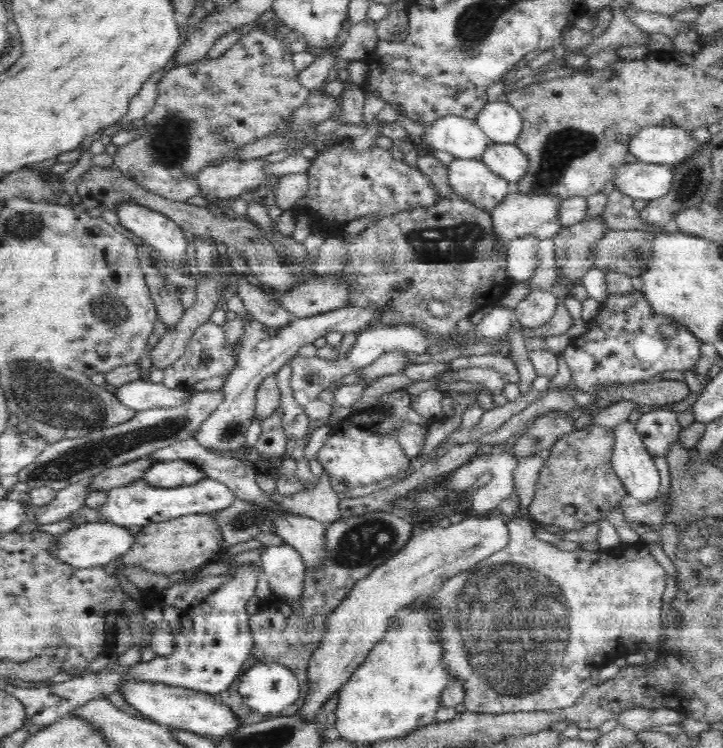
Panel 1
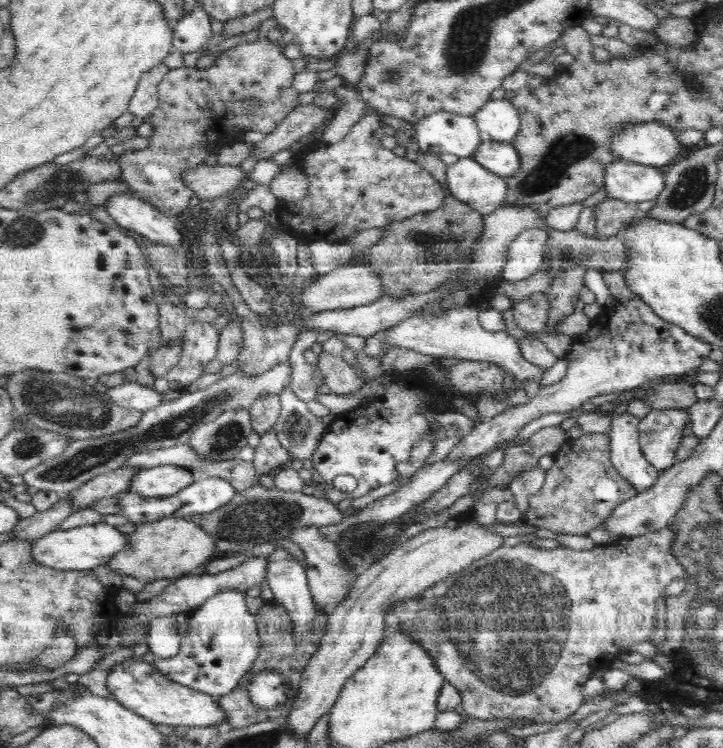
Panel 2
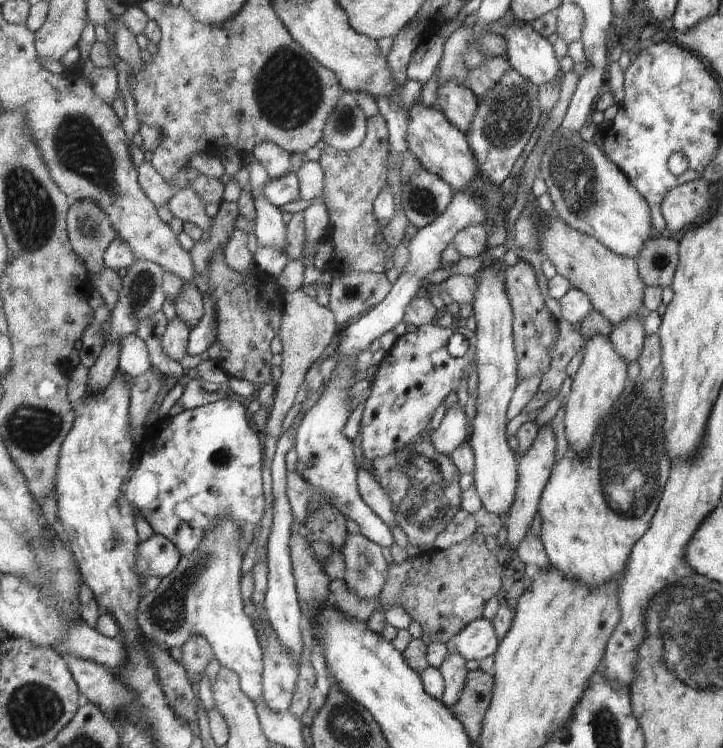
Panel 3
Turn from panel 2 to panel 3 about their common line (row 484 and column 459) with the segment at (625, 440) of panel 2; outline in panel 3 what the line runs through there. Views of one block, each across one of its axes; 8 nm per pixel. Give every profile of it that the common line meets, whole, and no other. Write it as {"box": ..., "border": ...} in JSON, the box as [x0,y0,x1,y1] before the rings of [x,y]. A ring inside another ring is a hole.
{"box":[446,616,499,661],"border":[[[482,616],[478,621],[472,621],[446,646],[449,651],[458,651],[468,661],[480,661],[496,654],[499,642],[492,621]]]}

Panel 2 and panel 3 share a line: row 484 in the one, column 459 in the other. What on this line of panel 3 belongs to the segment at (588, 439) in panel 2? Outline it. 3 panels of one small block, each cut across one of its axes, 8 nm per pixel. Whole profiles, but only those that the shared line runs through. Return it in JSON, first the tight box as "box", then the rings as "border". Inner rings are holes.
{"box":[376,532,503,645],"border":[[[478,532],[444,550],[430,548],[413,557],[407,557],[400,563],[392,562],[387,565],[387,577],[379,594],[376,611],[385,614],[392,606],[400,606],[411,616],[412,621],[420,624],[423,630],[421,639],[426,644],[438,641],[446,645],[448,641],[454,640],[472,621],[482,618],[488,600],[496,596],[503,586],[503,568],[500,568],[496,556],[486,548],[484,535]]]}

